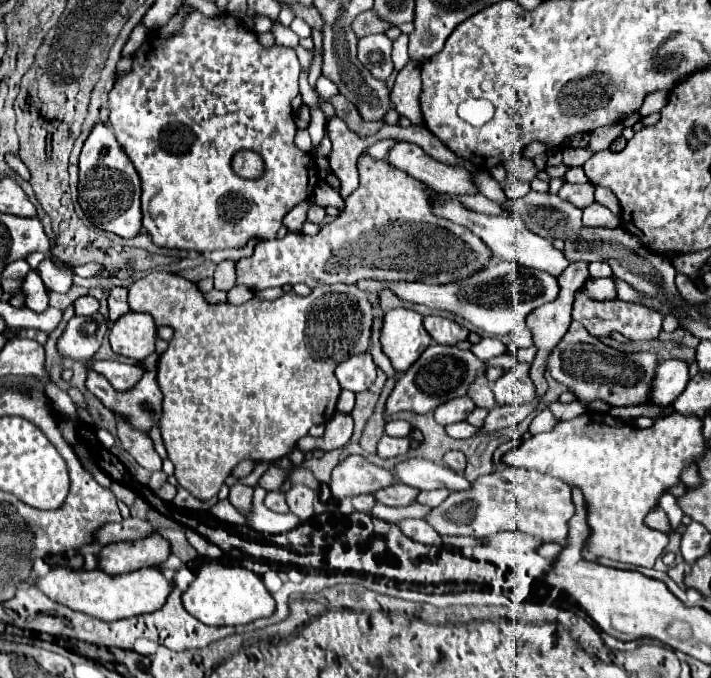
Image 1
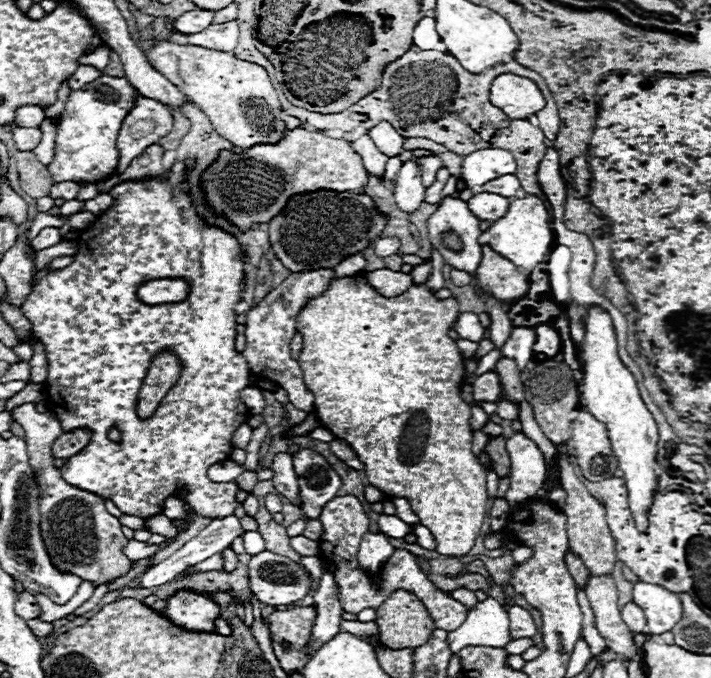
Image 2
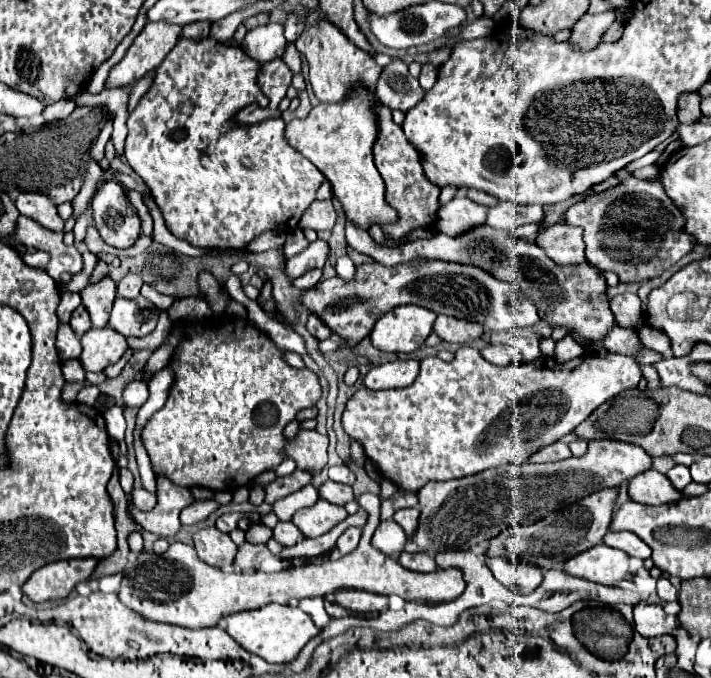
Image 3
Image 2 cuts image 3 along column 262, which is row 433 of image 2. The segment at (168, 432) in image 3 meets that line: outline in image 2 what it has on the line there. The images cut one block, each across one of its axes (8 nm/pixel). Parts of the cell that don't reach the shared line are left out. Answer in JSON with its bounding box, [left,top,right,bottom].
[296,272,488,558]

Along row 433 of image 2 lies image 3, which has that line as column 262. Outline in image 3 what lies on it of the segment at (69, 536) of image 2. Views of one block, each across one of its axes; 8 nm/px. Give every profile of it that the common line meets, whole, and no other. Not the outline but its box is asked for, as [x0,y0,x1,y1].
[241,22,286,62]

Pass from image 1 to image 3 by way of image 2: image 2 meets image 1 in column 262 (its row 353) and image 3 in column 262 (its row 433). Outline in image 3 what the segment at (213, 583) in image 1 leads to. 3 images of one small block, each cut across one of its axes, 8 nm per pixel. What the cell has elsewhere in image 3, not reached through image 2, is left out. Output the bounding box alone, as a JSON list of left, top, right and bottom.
[224,604,318,662]

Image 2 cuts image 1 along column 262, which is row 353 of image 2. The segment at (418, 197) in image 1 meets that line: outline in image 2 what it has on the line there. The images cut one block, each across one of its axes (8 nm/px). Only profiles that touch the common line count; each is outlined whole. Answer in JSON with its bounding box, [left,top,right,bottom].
[242,268,334,388]

